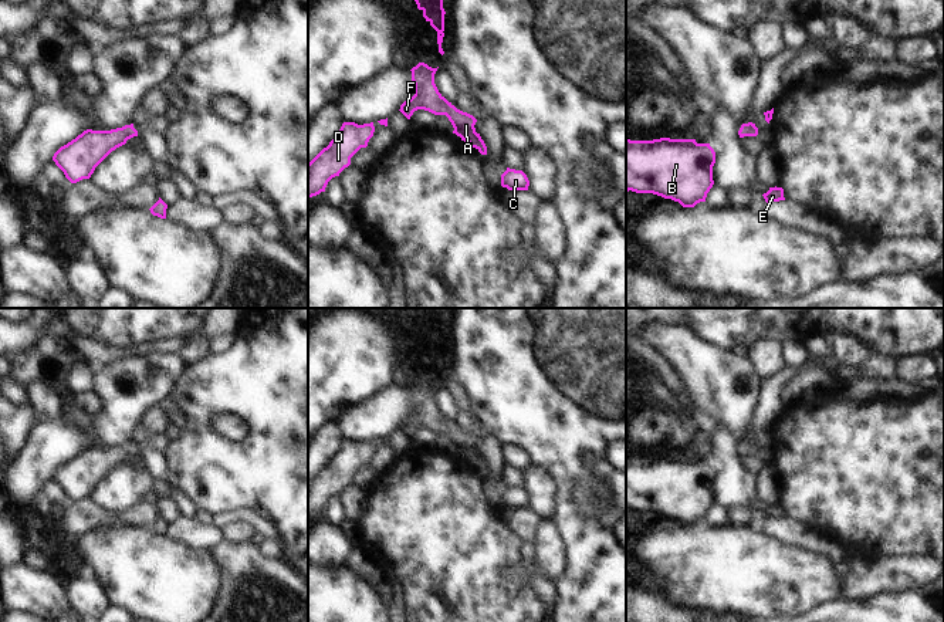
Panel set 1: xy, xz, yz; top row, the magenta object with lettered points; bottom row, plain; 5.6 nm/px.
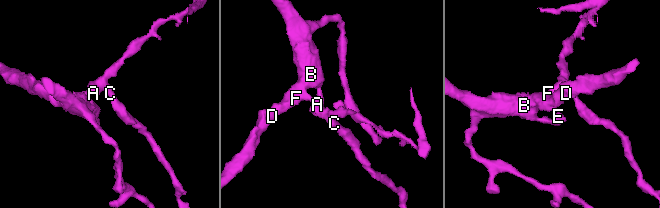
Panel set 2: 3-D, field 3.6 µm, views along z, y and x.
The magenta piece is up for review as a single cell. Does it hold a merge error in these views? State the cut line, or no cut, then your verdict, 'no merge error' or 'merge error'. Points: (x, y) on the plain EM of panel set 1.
cut none; no merge error

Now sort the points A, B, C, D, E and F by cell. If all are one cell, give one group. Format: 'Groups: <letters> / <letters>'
Groups: A B C D E F.

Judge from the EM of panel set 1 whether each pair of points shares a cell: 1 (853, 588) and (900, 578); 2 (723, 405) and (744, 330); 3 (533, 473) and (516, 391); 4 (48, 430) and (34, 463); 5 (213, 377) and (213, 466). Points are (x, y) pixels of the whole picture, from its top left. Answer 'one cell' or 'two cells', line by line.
1: one cell
2: two cells
3: two cells
4: one cell
5: one cell

